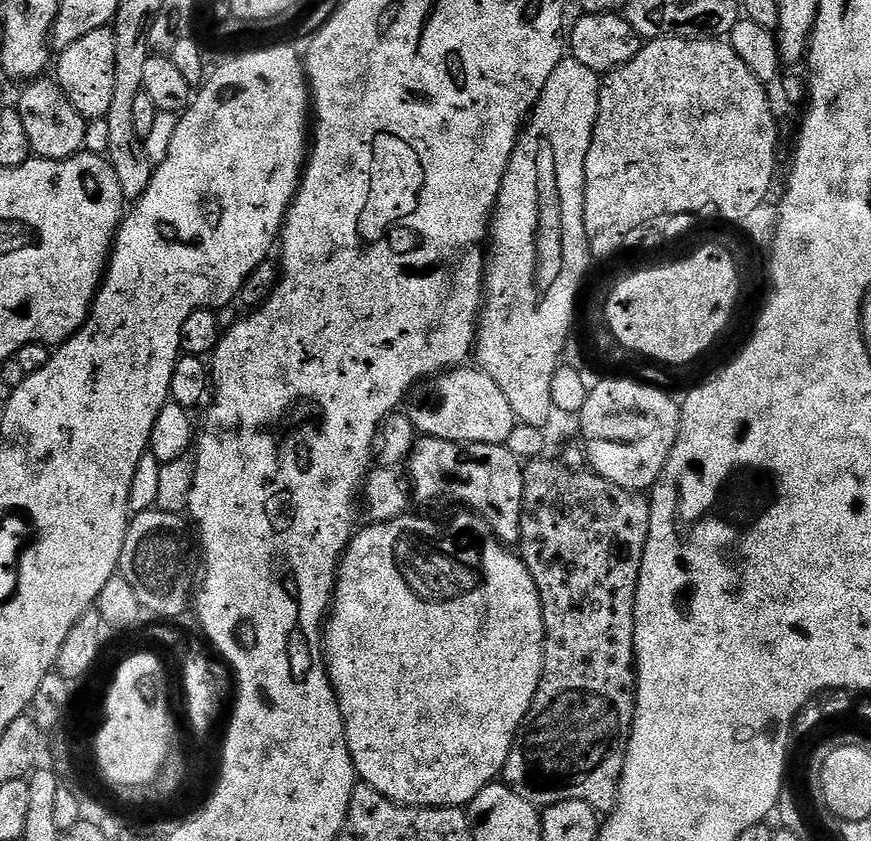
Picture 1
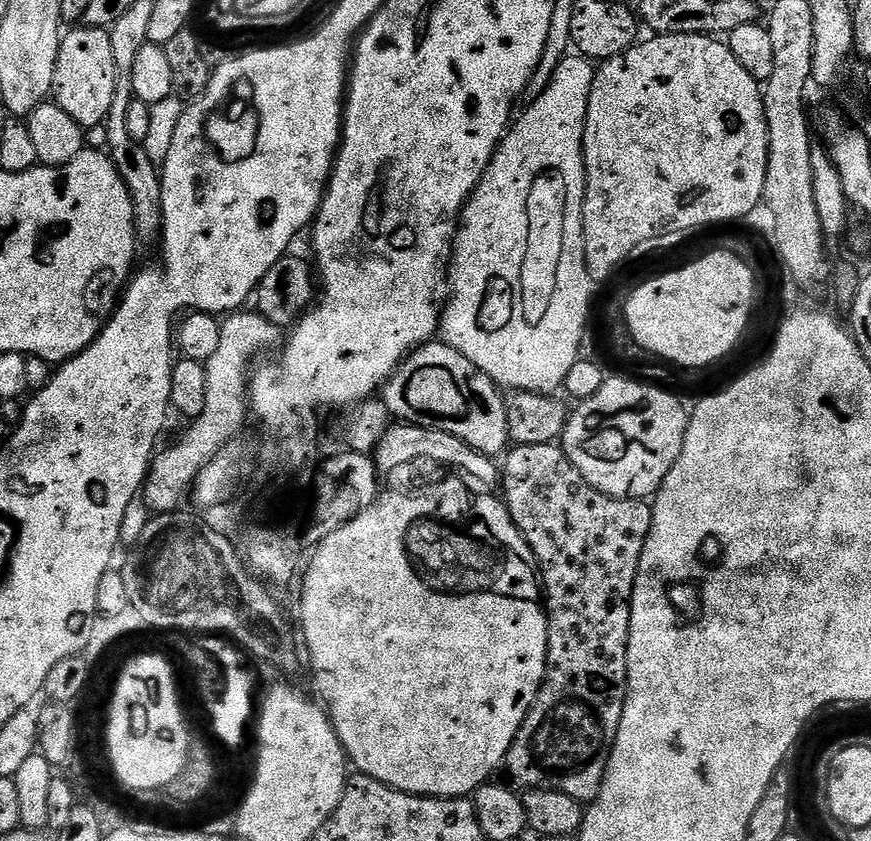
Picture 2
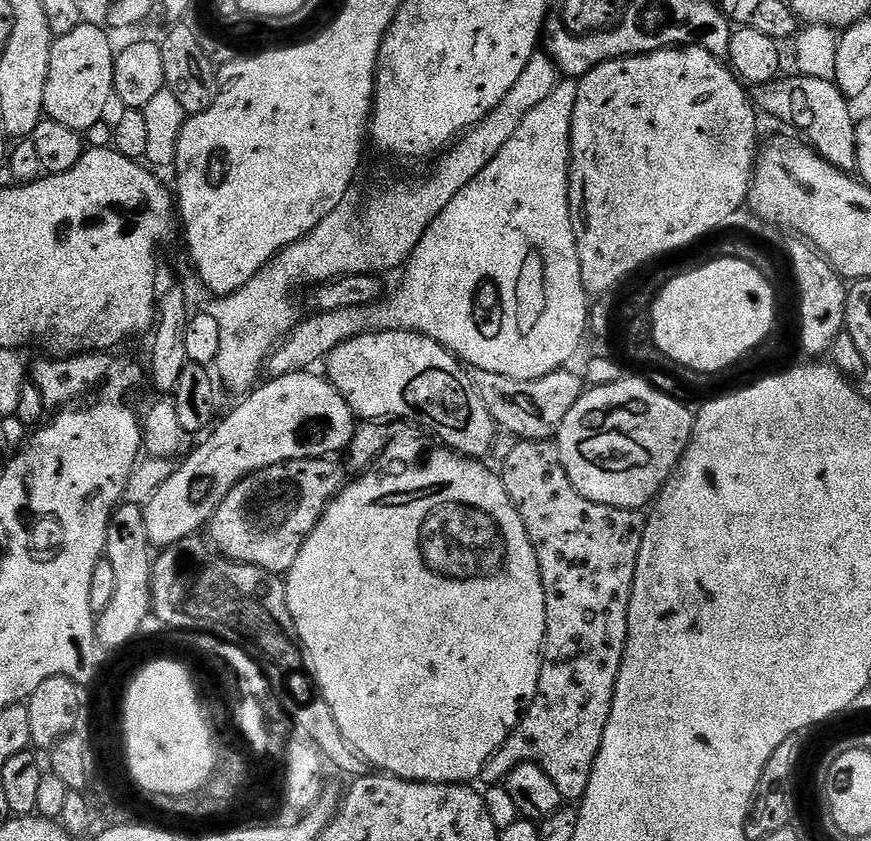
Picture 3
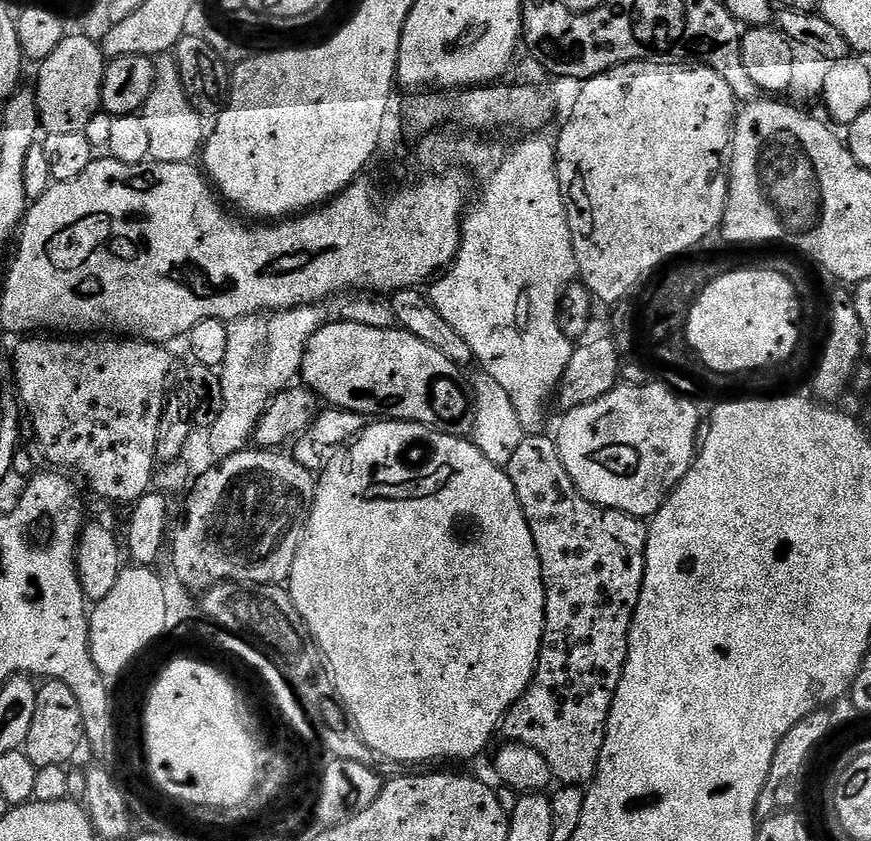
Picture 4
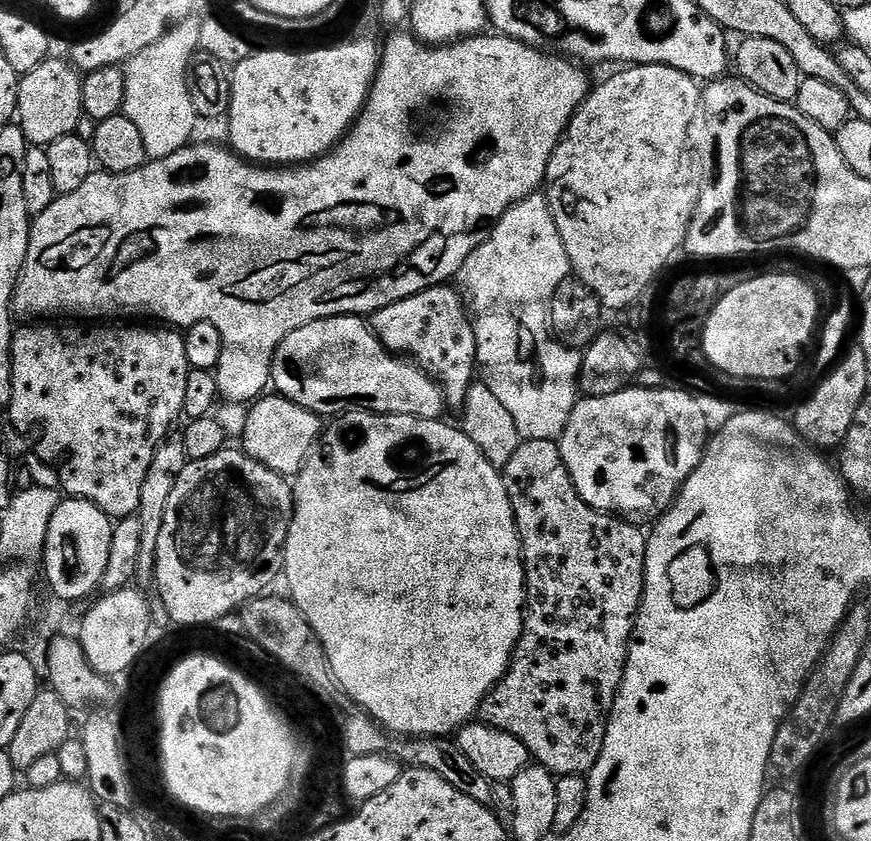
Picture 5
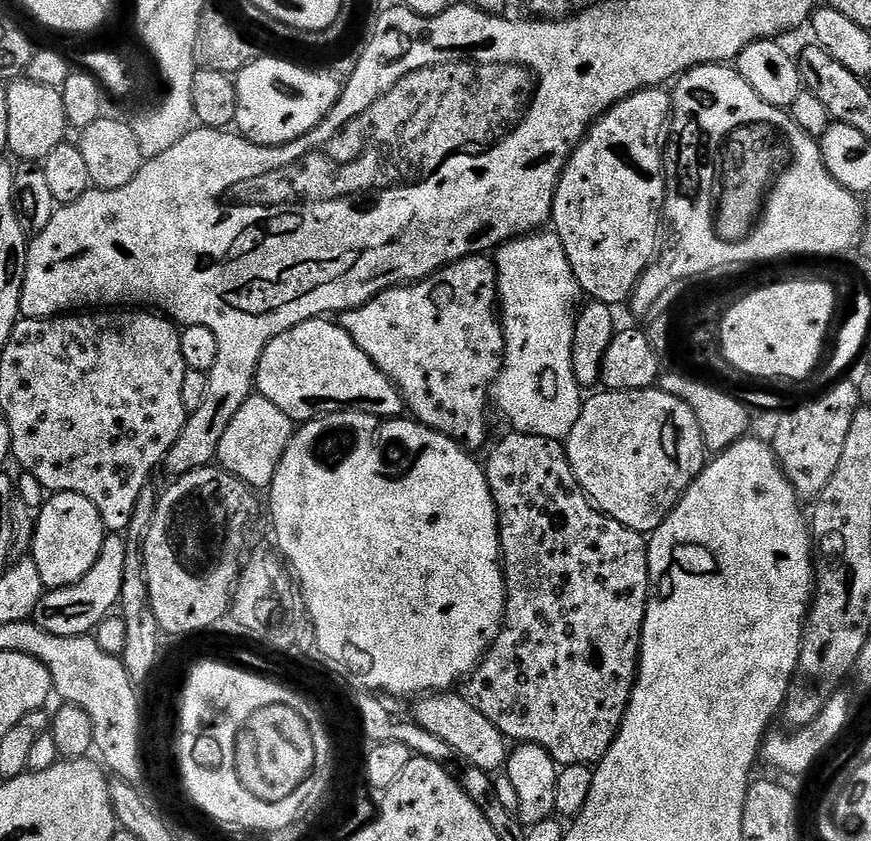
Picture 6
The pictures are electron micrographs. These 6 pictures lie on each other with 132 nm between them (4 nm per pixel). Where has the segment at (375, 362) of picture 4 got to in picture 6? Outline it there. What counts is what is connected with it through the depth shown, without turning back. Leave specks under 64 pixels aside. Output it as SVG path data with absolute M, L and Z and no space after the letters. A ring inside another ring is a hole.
M328 318L307 320L271 340L256 367L254 388L294 422L316 420L330 412L365 412L381 418L400 418L406 412L392 380L354 346L354 338L339 323Z

